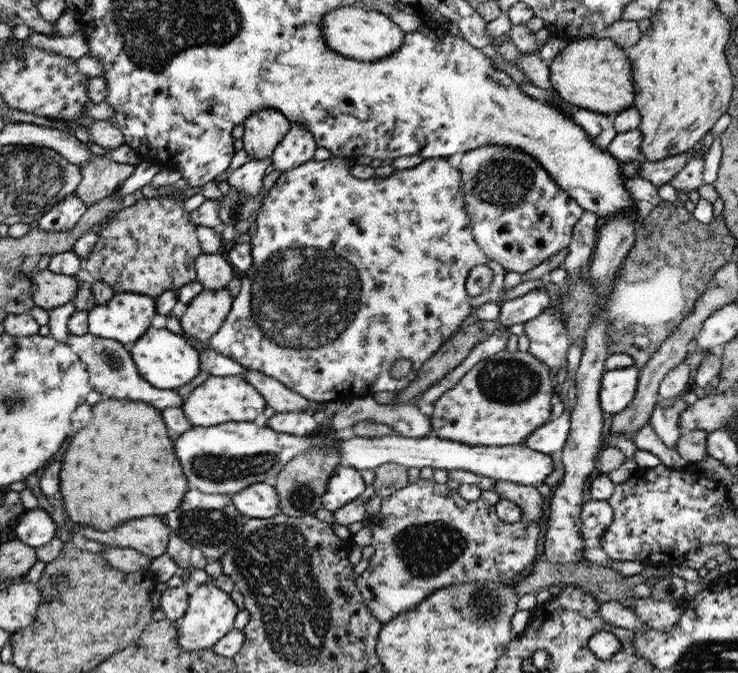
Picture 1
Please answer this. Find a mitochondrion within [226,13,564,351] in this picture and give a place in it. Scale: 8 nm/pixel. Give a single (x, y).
(500, 180)

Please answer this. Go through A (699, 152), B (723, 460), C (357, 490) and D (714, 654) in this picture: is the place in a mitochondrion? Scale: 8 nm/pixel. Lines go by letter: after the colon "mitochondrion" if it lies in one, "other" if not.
A: other
B: other
C: other
D: mitochondrion

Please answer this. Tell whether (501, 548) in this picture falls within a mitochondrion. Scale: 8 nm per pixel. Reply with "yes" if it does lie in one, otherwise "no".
no

